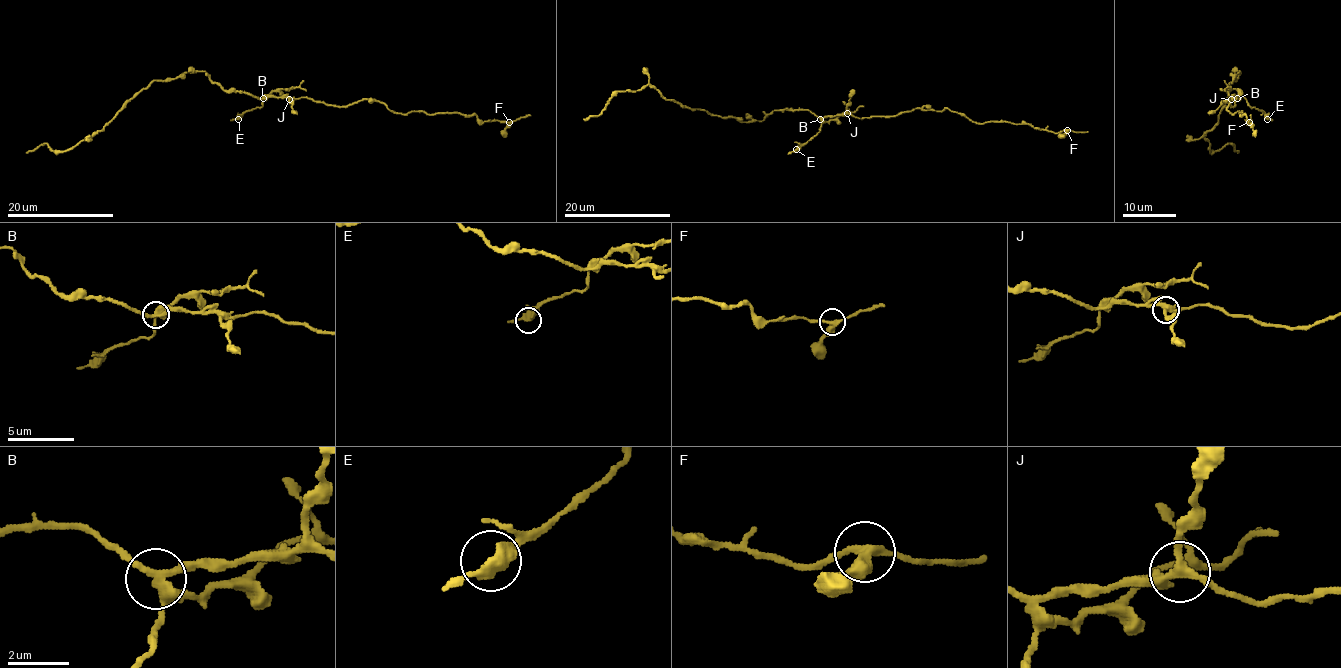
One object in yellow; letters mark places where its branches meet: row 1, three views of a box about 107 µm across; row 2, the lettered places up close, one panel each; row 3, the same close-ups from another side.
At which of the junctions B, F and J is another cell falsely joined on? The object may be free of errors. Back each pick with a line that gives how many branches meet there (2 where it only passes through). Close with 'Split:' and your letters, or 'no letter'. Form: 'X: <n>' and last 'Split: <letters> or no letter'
B: 4
Split: B

